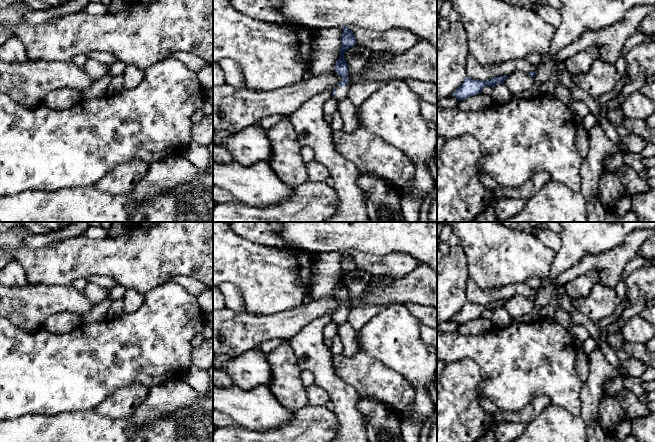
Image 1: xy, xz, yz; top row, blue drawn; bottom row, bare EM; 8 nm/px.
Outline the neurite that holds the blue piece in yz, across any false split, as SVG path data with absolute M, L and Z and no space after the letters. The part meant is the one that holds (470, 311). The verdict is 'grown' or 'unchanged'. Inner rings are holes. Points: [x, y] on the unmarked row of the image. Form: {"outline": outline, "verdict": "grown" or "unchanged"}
{"outline": "M508 299L495 301L486 305L466 301L462 309L452 318L452 320L459 325L465 324L468 321L480 318L482 313L486 310L493 311L497 308L504 307L507 300Z", "verdict": "unchanged"}

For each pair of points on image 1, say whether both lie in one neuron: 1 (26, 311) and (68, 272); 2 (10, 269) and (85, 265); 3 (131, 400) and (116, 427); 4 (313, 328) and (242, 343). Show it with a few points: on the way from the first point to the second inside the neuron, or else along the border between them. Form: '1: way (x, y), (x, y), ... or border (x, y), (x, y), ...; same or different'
1: border (31, 284), (70, 286); different
2: border (11, 260), (15, 260), (22, 267), (28, 282); different
3: border (98, 412), (111, 418), (126, 418); different
4: border (318, 317), (311, 320), (289, 340); different

